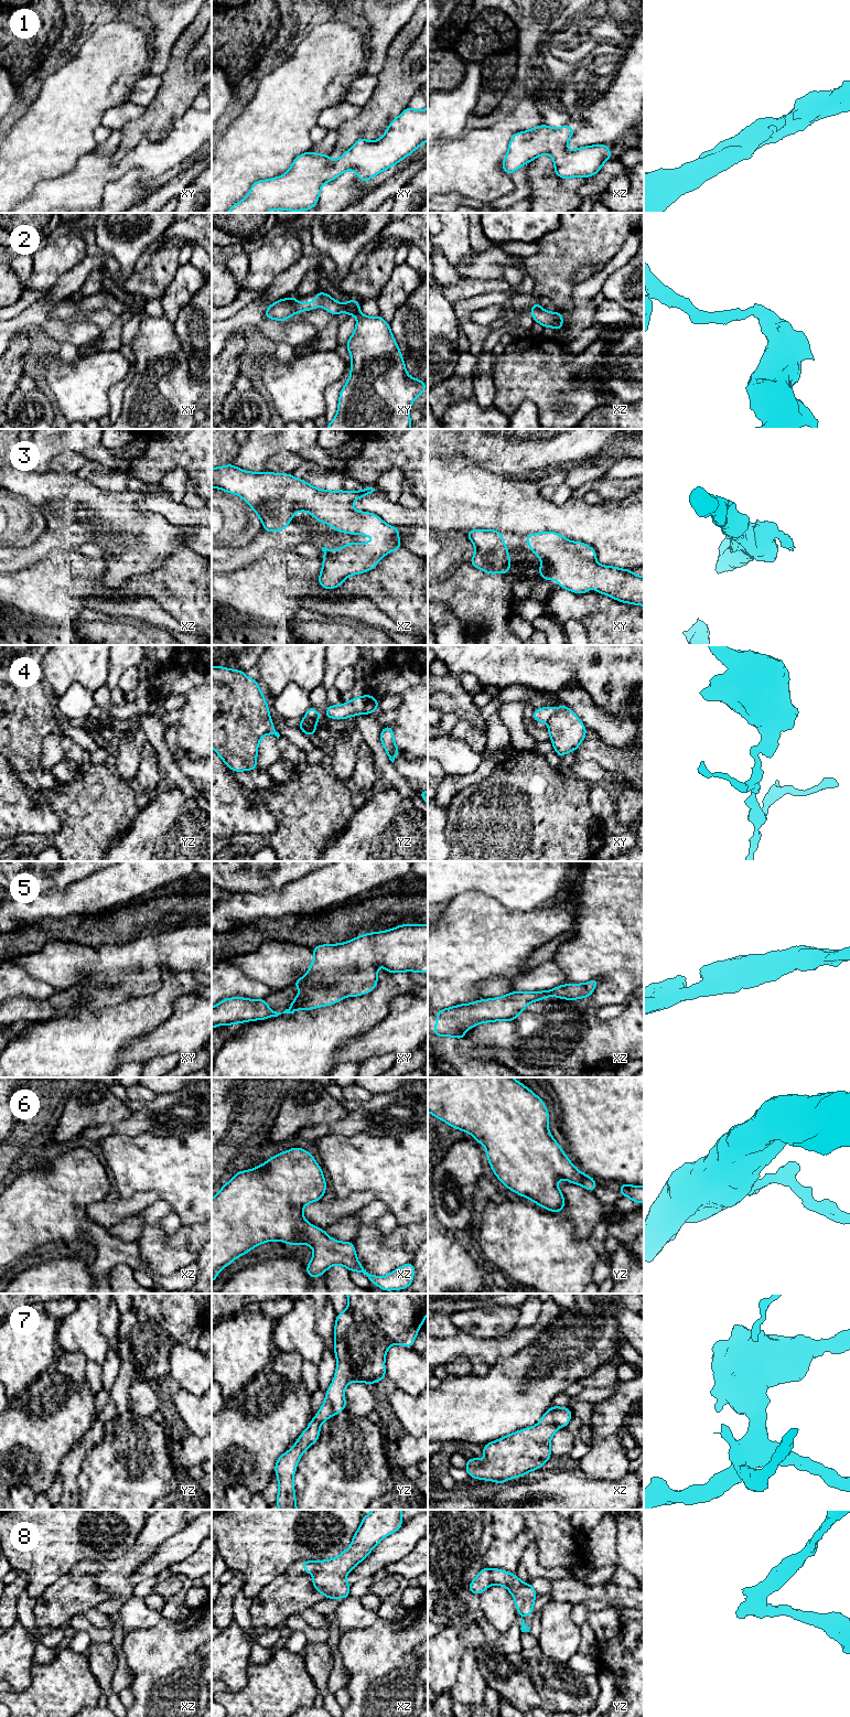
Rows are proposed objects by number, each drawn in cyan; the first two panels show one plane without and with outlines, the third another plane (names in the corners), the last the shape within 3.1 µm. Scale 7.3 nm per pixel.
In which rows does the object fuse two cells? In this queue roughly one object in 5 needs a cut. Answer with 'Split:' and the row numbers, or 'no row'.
Split: 4

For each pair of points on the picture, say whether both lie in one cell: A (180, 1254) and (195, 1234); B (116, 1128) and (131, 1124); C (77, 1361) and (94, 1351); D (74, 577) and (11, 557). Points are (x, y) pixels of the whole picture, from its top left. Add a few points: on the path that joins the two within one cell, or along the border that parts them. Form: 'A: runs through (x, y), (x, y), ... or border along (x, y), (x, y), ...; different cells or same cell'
A: border along (165, 1238), (171, 1247), (198, 1252); different cells
B: runs through (119, 1128), (128, 1127); same cell
C: border along (65, 1350), (79, 1351), (87, 1359); different cells
D: border along (31, 564), (11, 572); different cells

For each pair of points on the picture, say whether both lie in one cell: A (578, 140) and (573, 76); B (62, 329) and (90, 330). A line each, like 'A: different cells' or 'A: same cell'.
A: same cell
B: same cell

